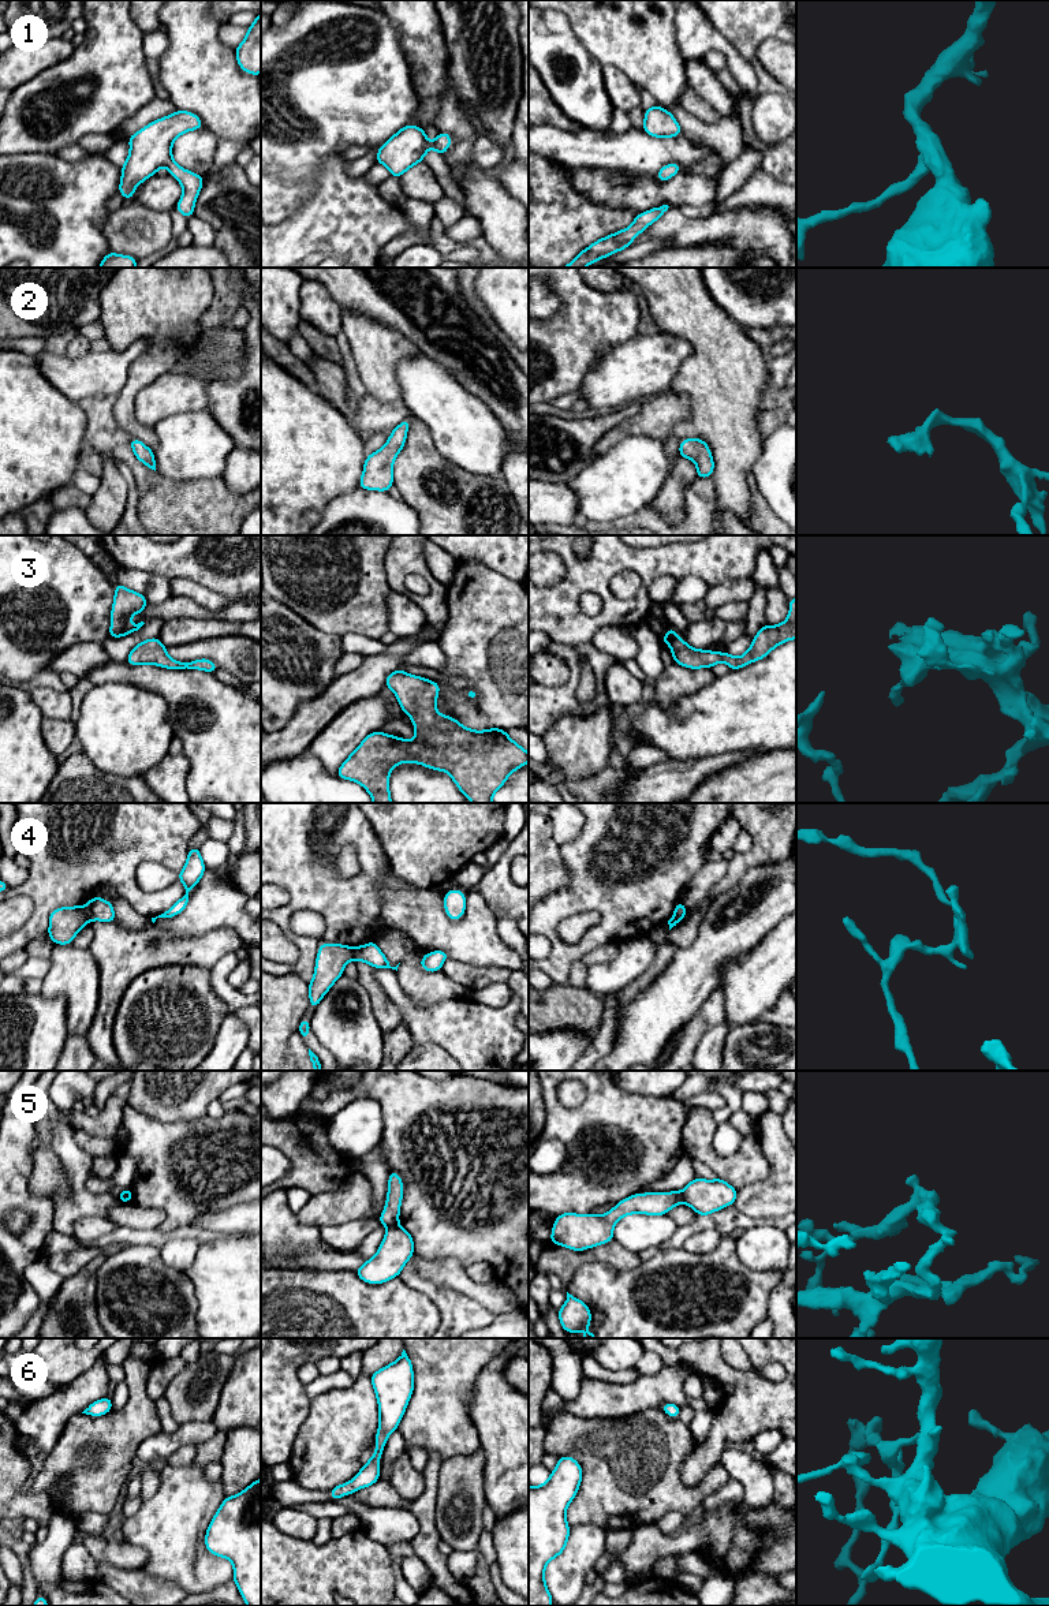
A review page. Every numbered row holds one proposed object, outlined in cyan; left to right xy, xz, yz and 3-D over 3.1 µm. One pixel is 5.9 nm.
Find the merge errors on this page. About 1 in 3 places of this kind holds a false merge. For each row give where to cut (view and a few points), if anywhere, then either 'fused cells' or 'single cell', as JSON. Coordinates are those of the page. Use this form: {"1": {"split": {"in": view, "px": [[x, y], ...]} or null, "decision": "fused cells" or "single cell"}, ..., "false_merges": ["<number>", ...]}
{"1": {"split": null, "decision": "single cell"}, "2": {"split": null, "decision": "single cell"}, "3": {"split": null, "decision": "single cell"}, "4": {"split": {"in": "xy", "px": [[85, 907], [86, 915], [90, 919]]}, "decision": "fused cells"}, "5": {"split": {"in": "xz", "px": [[398, 1222], [388, 1227]]}, "decision": "fused cells"}, "6": {"split": null, "decision": "single cell"}, "false_merges": ["4", "5"]}

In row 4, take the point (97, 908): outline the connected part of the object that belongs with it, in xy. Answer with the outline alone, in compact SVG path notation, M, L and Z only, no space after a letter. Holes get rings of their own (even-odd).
M94 896L86 903L86 912L90 920L116 922L112 901Z

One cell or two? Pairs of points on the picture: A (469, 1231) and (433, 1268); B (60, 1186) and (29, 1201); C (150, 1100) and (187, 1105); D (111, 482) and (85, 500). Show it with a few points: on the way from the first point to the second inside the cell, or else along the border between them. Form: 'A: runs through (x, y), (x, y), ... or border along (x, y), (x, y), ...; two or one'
A: border along (414, 1252), (433, 1259), (454, 1258), (463, 1269); two
B: border along (33, 1164), (29, 1187), (45, 1195), (53, 1205); two
C: runs through (160, 1100), (178, 1100); one
D: runs through (105, 489), (92, 500); one

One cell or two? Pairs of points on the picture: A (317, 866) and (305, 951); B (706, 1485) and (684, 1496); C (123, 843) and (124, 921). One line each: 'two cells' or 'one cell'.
A: one cell
B: one cell
C: two cells

